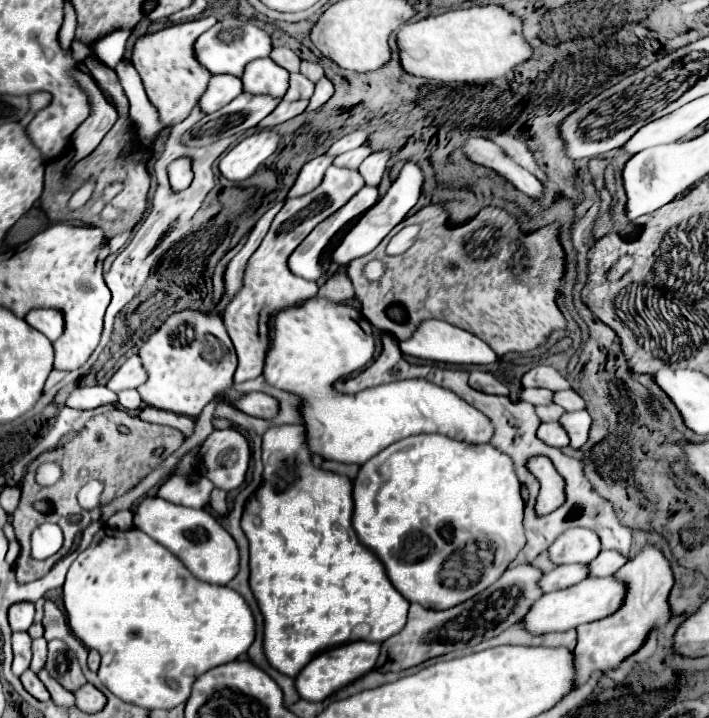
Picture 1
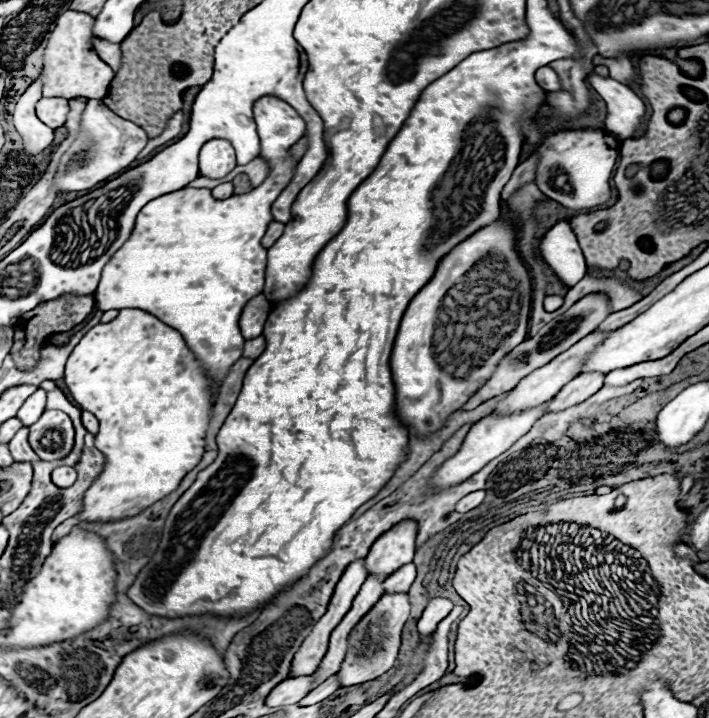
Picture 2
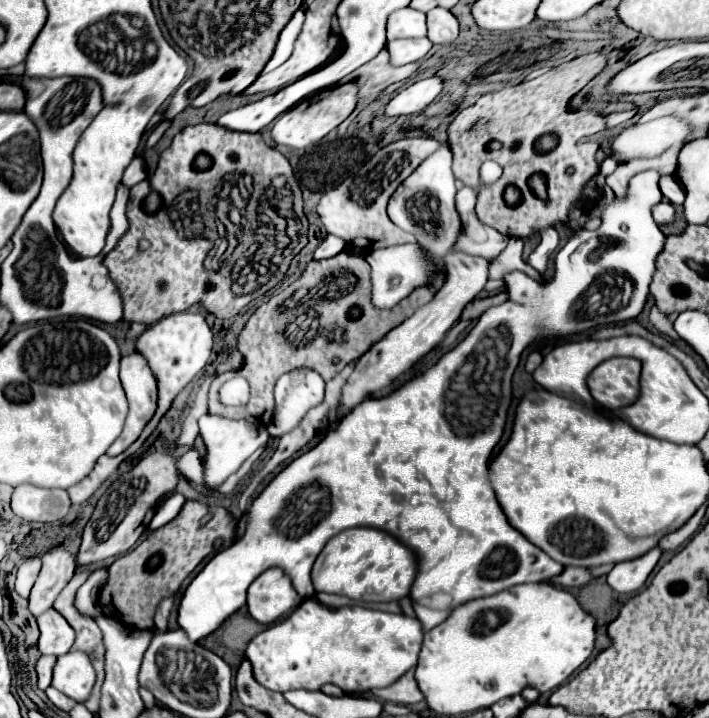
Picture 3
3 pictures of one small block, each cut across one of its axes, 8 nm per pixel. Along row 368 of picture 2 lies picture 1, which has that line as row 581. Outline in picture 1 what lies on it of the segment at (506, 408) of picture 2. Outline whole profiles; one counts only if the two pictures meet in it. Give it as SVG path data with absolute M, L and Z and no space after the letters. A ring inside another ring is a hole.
M586 564L556 566L552 572L544 574L542 580L538 580L538 586L546 594L546 592L554 592L554 590L562 590L562 588L574 586L580 580L584 580L586 576L588 576L588 566Z

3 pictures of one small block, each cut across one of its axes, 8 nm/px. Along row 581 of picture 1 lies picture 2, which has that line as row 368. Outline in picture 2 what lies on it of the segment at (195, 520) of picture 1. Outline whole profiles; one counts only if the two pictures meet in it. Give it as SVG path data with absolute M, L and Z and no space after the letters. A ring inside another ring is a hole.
M260 98L254 104L254 120L258 124L258 134L262 142L260 156L272 166L264 184L248 194L232 196L226 200L212 198L208 188L182 188L164 196L150 200L138 214L136 226L128 242L114 254L114 258L104 266L100 286L96 288L96 308L100 310L122 310L140 308L154 314L164 324L176 328L188 348L198 358L206 376L210 378L212 396L220 394L220 388L228 376L232 364L242 358L244 338L238 330L238 318L246 302L264 290L264 270L266 270L266 248L260 244L268 224L272 222L270 206L278 194L290 182L296 160L290 160L288 148L296 144L304 132L306 122L298 116L294 108L278 98Z

